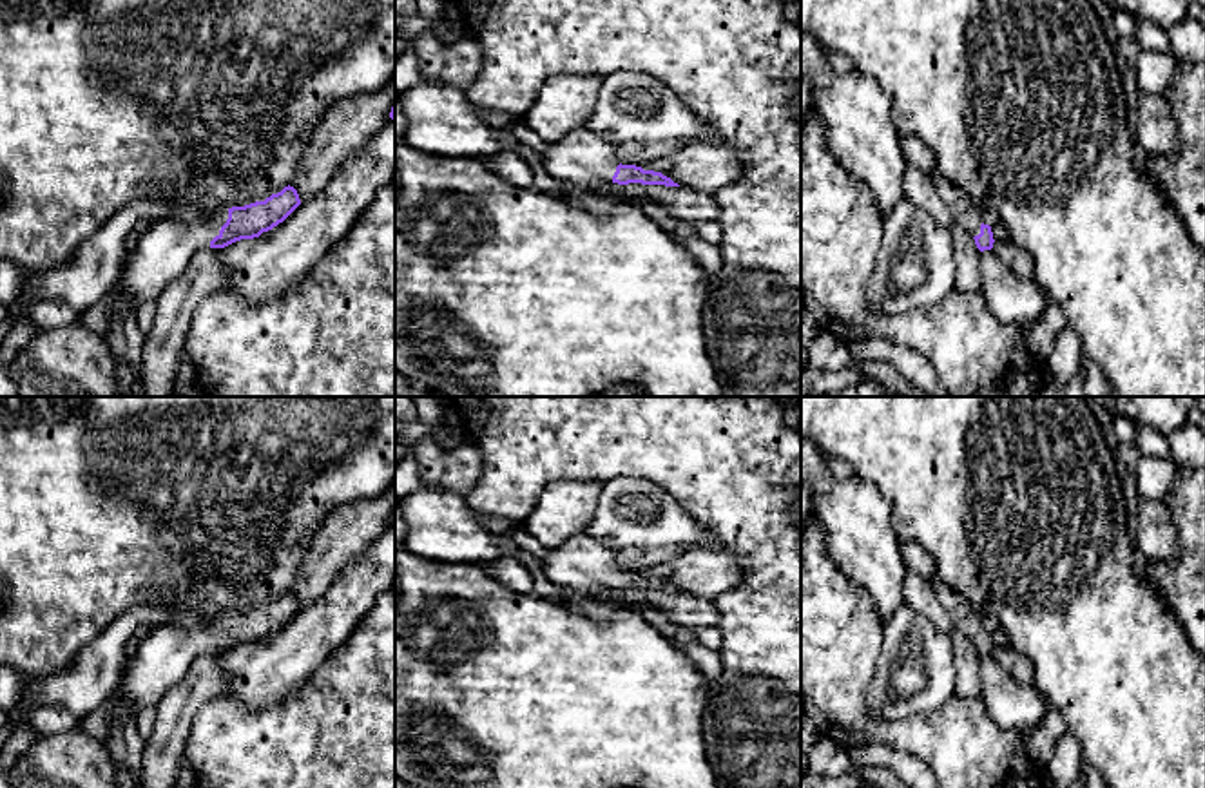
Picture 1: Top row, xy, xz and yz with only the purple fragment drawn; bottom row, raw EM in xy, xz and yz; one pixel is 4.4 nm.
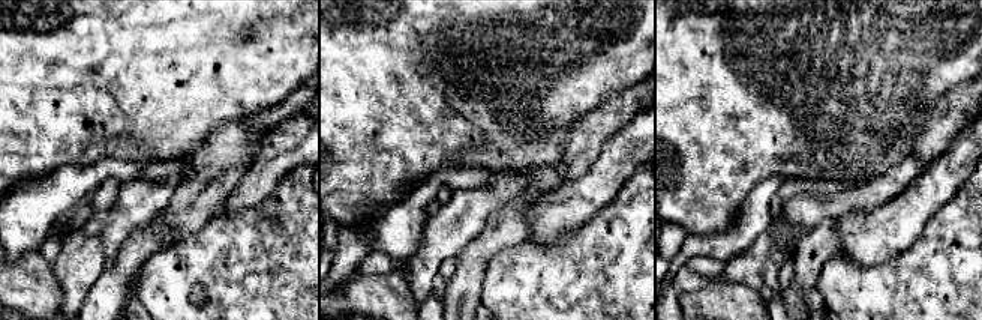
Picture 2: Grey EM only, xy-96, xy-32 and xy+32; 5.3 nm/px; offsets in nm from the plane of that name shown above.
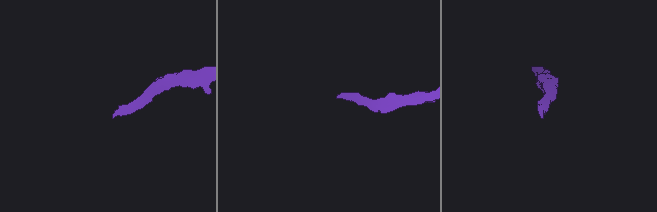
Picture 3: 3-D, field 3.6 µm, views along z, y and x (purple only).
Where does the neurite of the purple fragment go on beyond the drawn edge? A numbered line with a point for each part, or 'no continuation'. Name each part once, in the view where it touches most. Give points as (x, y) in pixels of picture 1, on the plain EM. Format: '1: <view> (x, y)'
1: xy (163, 658)

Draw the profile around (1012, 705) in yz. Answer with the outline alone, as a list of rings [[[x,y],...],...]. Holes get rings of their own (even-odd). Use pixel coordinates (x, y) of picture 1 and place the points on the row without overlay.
[[[993,656],[980,658],[980,676],[980,699],[997,726],[1029,735],[1042,725],[1049,705],[1033,685],[1017,681]]]

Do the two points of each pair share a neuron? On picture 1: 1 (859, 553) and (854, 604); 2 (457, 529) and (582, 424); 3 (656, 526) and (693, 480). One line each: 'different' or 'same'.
1: different
2: different
3: different

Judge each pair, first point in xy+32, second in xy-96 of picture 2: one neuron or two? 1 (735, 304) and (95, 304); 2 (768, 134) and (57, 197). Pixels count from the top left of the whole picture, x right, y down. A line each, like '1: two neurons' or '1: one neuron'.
1: two neurons
2: two neurons

